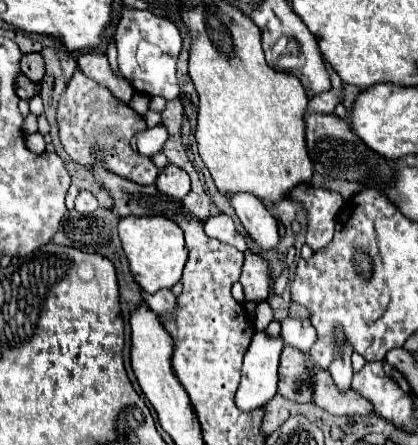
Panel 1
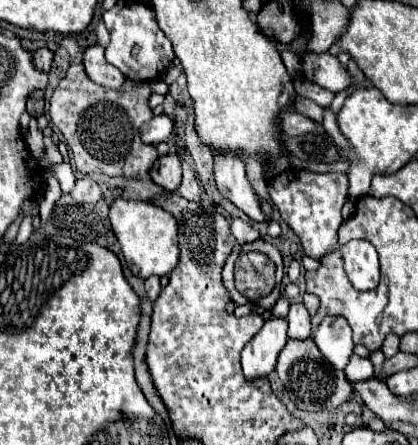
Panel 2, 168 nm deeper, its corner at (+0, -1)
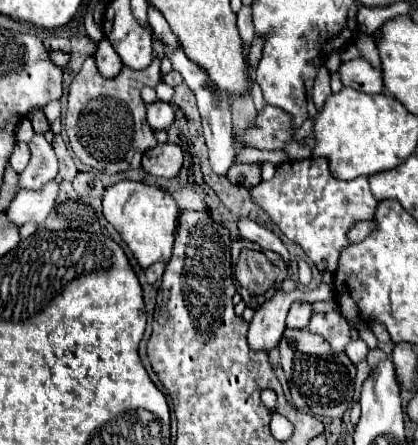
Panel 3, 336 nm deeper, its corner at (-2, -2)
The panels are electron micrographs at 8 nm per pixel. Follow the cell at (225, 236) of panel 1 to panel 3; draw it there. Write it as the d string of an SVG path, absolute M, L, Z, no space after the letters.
M244 217L244 219L238 221L238 231L240 231L242 239L258 243L262 249L270 249L270 251L280 253L284 257L286 265L288 265L288 251L286 251L284 243L270 229L266 229L266 227L262 227L262 225L258 225L258 223Z

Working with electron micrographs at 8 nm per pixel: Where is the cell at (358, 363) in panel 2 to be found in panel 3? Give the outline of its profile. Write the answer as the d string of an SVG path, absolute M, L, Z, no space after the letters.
M358 339L358 341L350 341L350 345L348 345L348 349L346 349L346 355L350 357L350 361L352 361L354 365L358 365L360 361L366 359L366 355L368 355L368 347L366 347L366 343L364 343L362 339Z

